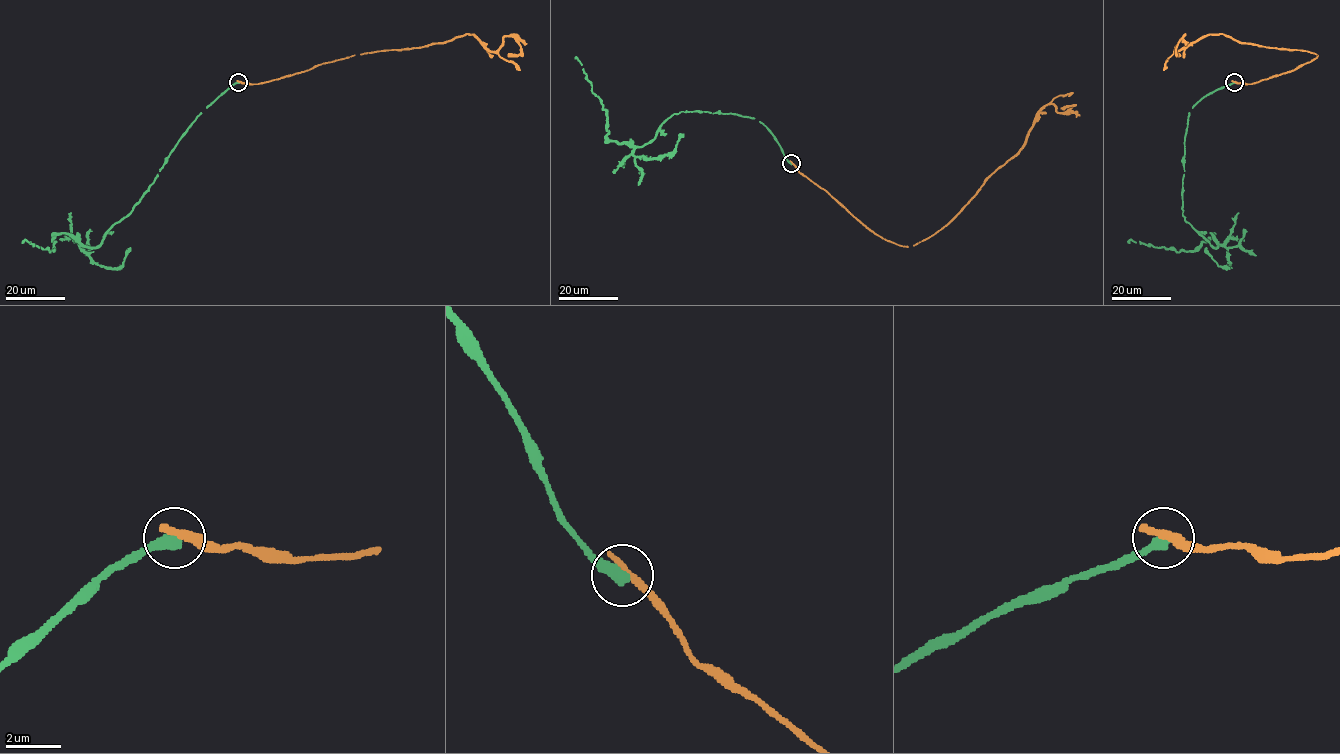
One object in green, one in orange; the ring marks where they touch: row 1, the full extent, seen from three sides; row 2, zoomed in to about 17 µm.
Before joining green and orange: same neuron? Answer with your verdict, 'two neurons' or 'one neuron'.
two neurons

